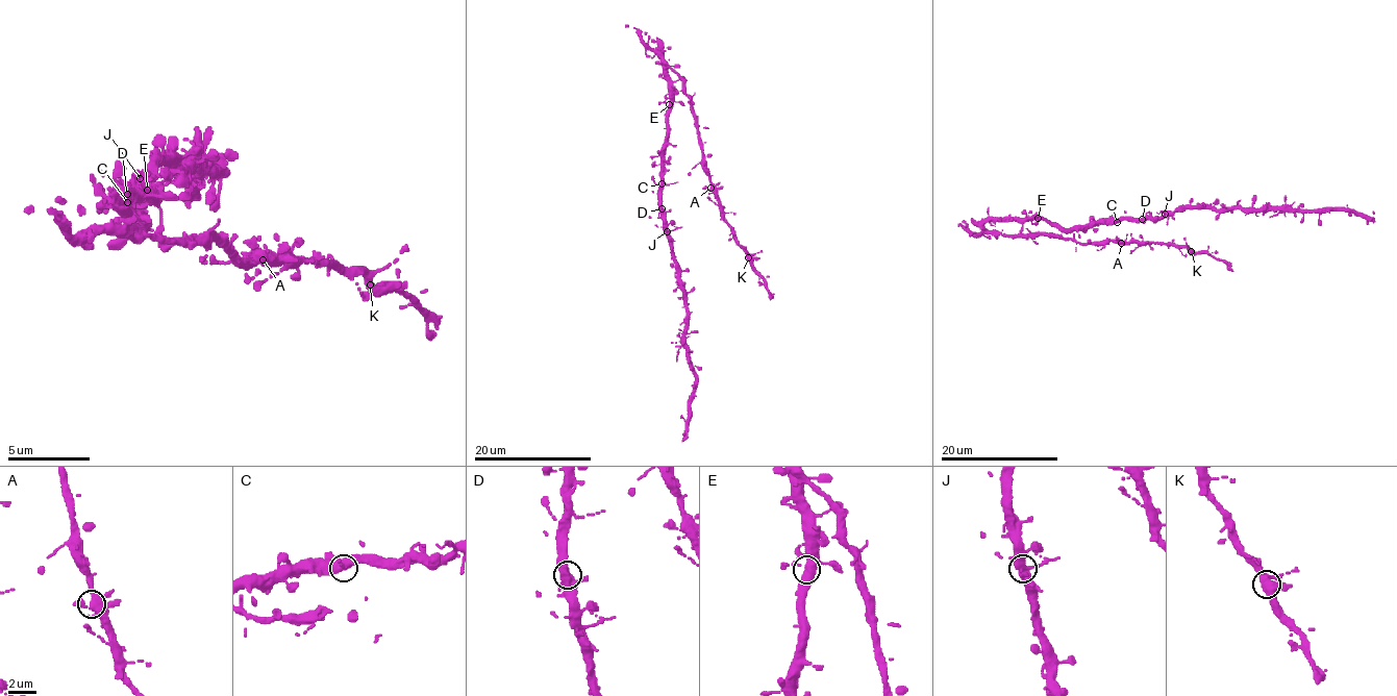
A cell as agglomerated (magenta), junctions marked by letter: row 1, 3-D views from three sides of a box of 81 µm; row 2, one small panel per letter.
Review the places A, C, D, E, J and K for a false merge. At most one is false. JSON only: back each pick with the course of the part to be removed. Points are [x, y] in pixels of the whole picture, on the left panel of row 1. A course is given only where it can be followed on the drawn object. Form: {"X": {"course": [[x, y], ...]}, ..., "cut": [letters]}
{"cut": []}

